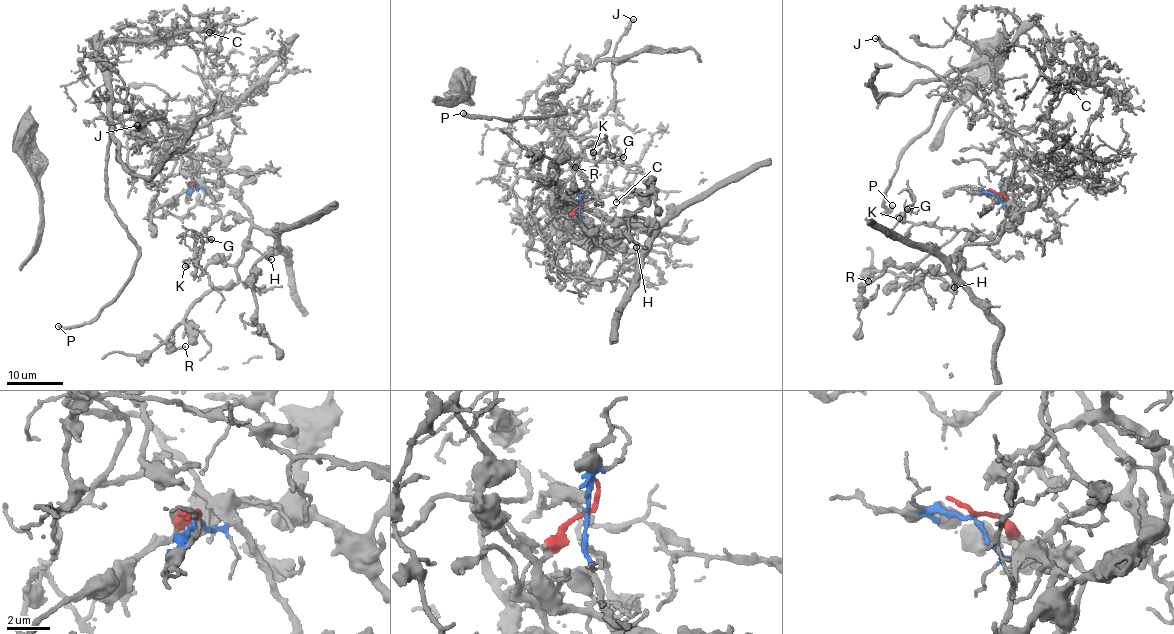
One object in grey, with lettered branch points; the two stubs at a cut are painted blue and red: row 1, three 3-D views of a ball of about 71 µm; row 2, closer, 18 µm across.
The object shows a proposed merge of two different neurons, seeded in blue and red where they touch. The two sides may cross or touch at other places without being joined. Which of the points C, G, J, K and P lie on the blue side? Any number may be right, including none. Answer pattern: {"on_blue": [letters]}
{"on_blue": ["C", "G", "J", "K", "P"]}

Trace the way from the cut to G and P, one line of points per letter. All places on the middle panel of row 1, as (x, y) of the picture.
G: (579, 206), (581, 224), (586, 235), (578, 202), (592, 176), (594, 165), (608, 155), (621, 154), (623, 157)
P: (579, 206), (581, 220), (556, 225), (555, 93), (540, 103), (564, 111), (544, 118), (463, 112)

